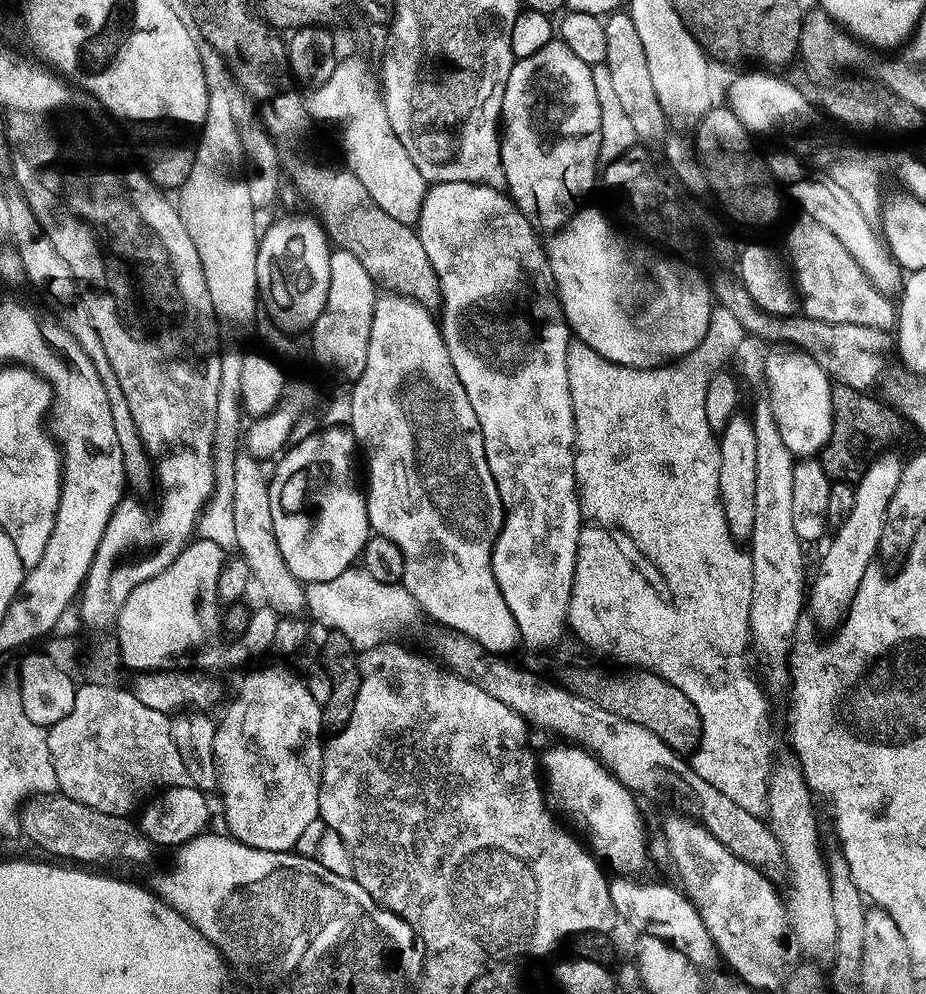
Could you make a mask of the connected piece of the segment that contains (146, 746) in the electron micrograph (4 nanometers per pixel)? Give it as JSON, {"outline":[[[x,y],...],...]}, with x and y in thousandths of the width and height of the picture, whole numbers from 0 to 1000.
{"outline":[[[105,686],[87,687],[82,694],[79,713],[71,722],[51,733],[51,744],[63,794],[68,800],[108,818],[137,822],[167,795],[191,790],[200,778],[186,744],[183,719],[161,712],[149,705],[145,696],[131,692]]]}

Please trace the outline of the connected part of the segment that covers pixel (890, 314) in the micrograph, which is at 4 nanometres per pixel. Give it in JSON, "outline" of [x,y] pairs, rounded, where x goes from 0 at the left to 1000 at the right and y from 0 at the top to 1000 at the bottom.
{"outline":[[[867,215],[861,218],[851,229],[850,261],[857,275],[857,286],[862,291],[867,317],[897,326],[918,324],[927,328],[967,331],[969,307],[943,286],[918,252],[914,252],[914,247],[909,247],[909,243],[905,243],[896,231],[883,227],[879,219]]]}

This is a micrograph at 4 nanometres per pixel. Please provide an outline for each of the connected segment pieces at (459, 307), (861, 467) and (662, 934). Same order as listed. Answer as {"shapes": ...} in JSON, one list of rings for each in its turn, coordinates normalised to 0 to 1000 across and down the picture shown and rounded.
{"shapes":[[[[490,182],[468,185],[461,190],[459,201],[455,205],[454,218],[447,226],[454,236],[460,260],[469,270],[475,289],[475,306],[479,315],[473,318],[475,337],[486,356],[486,364],[490,368],[490,376],[495,376],[495,384],[503,392],[503,400],[508,400],[508,408],[512,408],[512,418],[516,421],[516,429],[521,433],[525,465],[529,469],[529,477],[538,489],[538,497],[544,510],[544,529],[536,536],[536,545],[531,549],[531,576],[538,586],[538,594],[542,602],[546,602],[546,610],[551,610],[551,618],[555,618],[555,626],[559,626],[563,645],[575,656],[587,656],[596,652],[611,637],[613,627],[613,607],[618,597],[618,582],[622,572],[622,554],[626,540],[626,504],[622,490],[622,430],[620,414],[616,404],[616,384],[611,372],[611,356],[616,345],[616,331],[609,313],[605,311],[605,302],[600,299],[600,285],[592,267],[589,246],[575,224],[559,211],[553,198],[533,189],[530,184],[512,182]]],[[[900,385],[898,436],[883,459],[895,483],[900,485],[928,483],[940,466],[942,451],[955,453],[962,448],[959,446],[967,441],[974,423],[967,410],[960,408],[954,401],[950,402],[945,402],[937,394],[922,392],[916,386]]],[[[665,879],[657,886],[659,904],[663,909],[663,915],[666,923],[671,927],[674,926],[683,934],[688,934],[688,939],[705,942],[715,948],[719,948],[724,952],[728,952],[728,956],[732,956],[737,960],[741,960],[741,964],[747,970],[755,972],[757,975],[763,976],[765,973],[776,969],[778,961],[773,956],[773,951],[769,949],[767,936],[762,936],[762,932],[758,928],[758,924],[754,920],[754,915],[744,907],[743,902],[739,900],[731,892],[725,893],[721,889],[694,889],[691,883],[679,883],[674,879]]]]}

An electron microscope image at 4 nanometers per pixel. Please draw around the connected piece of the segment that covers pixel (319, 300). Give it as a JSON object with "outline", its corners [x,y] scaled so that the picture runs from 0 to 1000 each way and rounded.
{"outline":[[[336,215],[329,217],[307,217],[295,220],[294,226],[280,234],[276,246],[276,289],[283,310],[290,314],[293,325],[308,335],[324,334],[336,331],[352,308],[352,300],[356,292],[355,264],[360,251],[350,228]]]}

